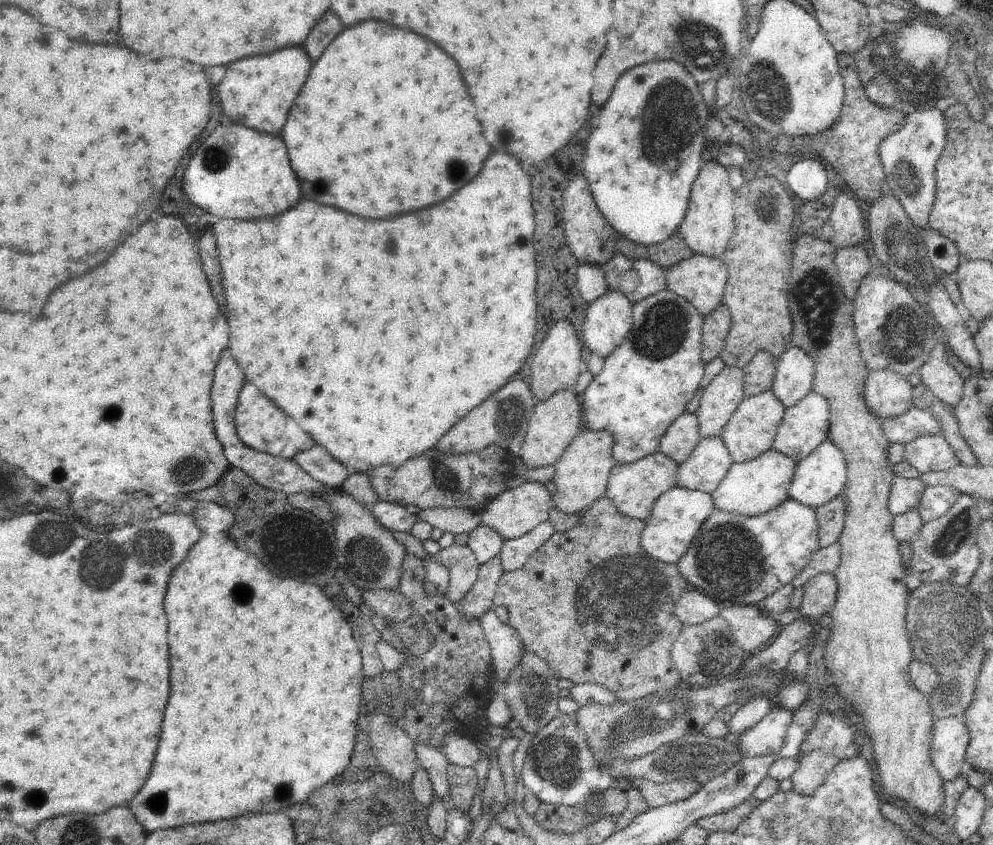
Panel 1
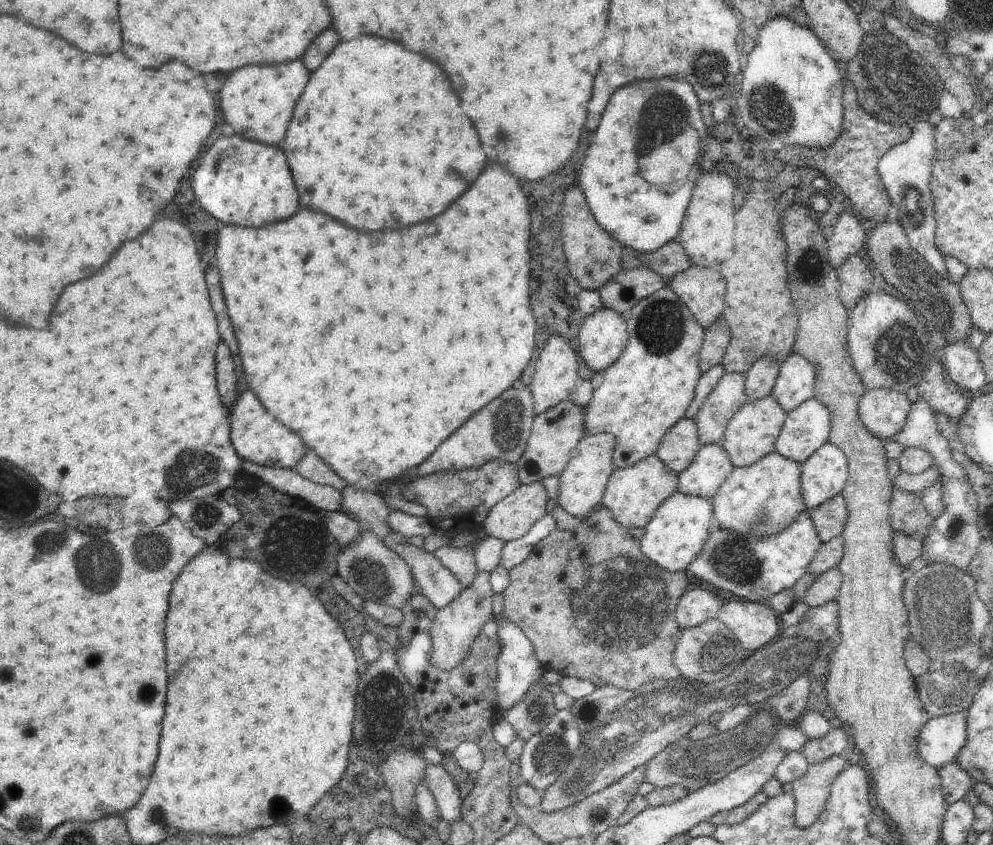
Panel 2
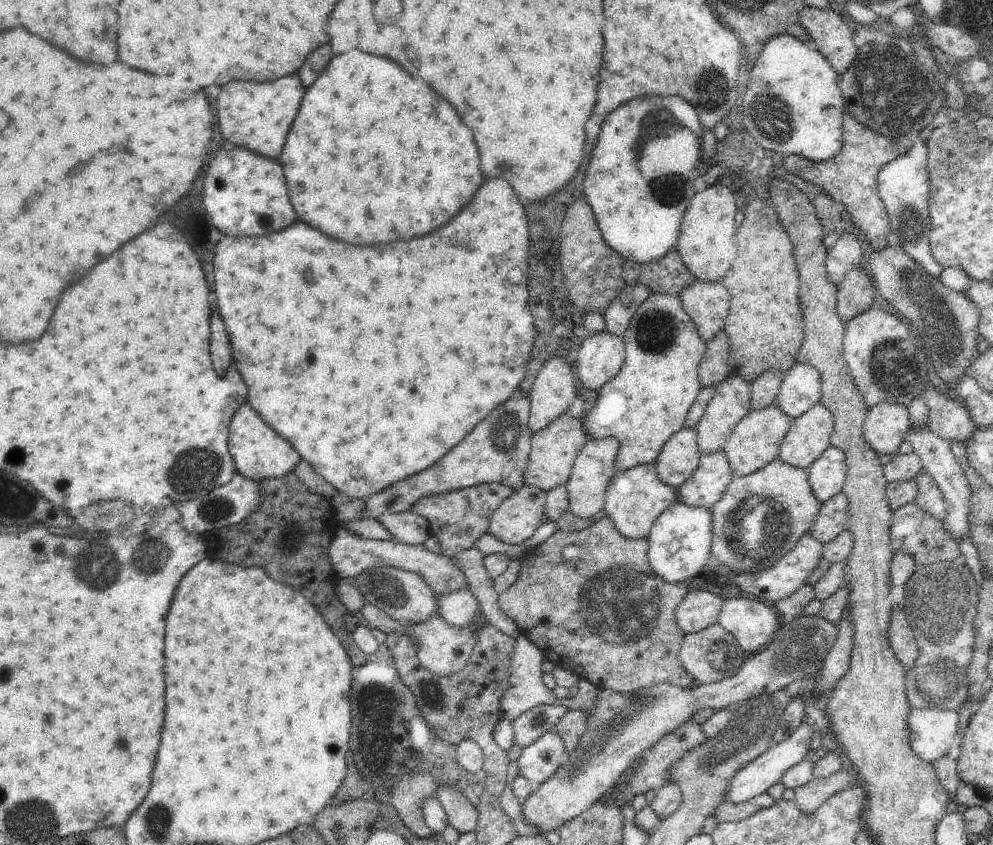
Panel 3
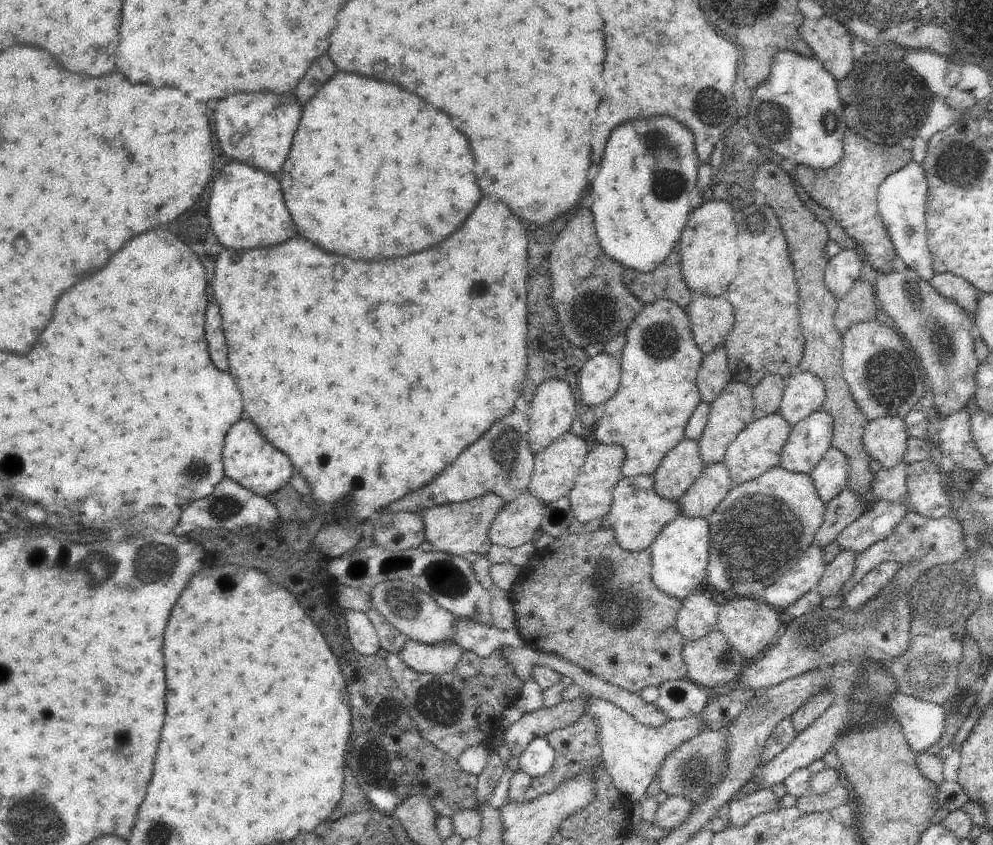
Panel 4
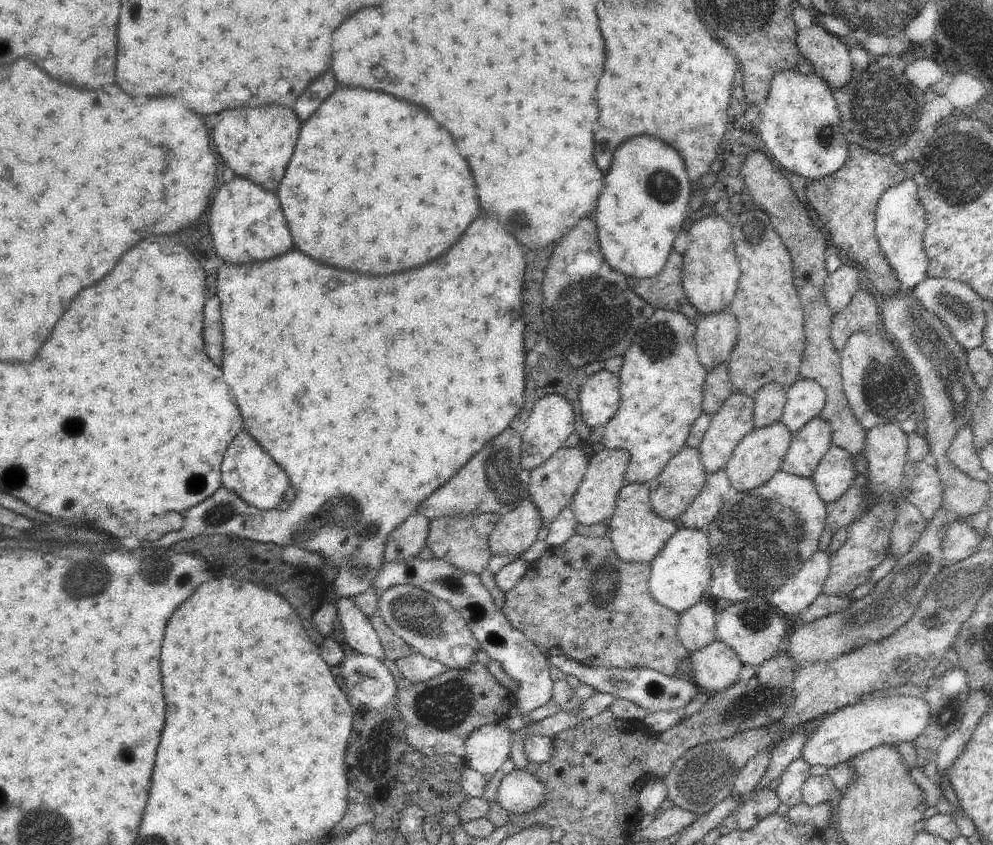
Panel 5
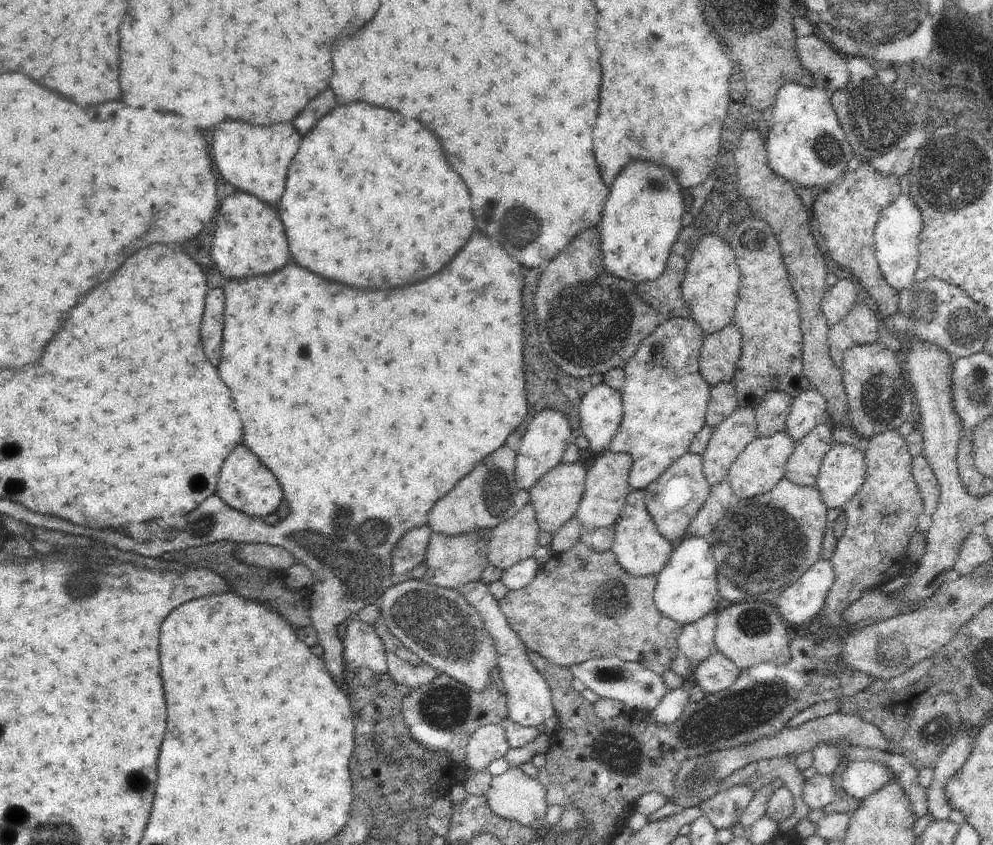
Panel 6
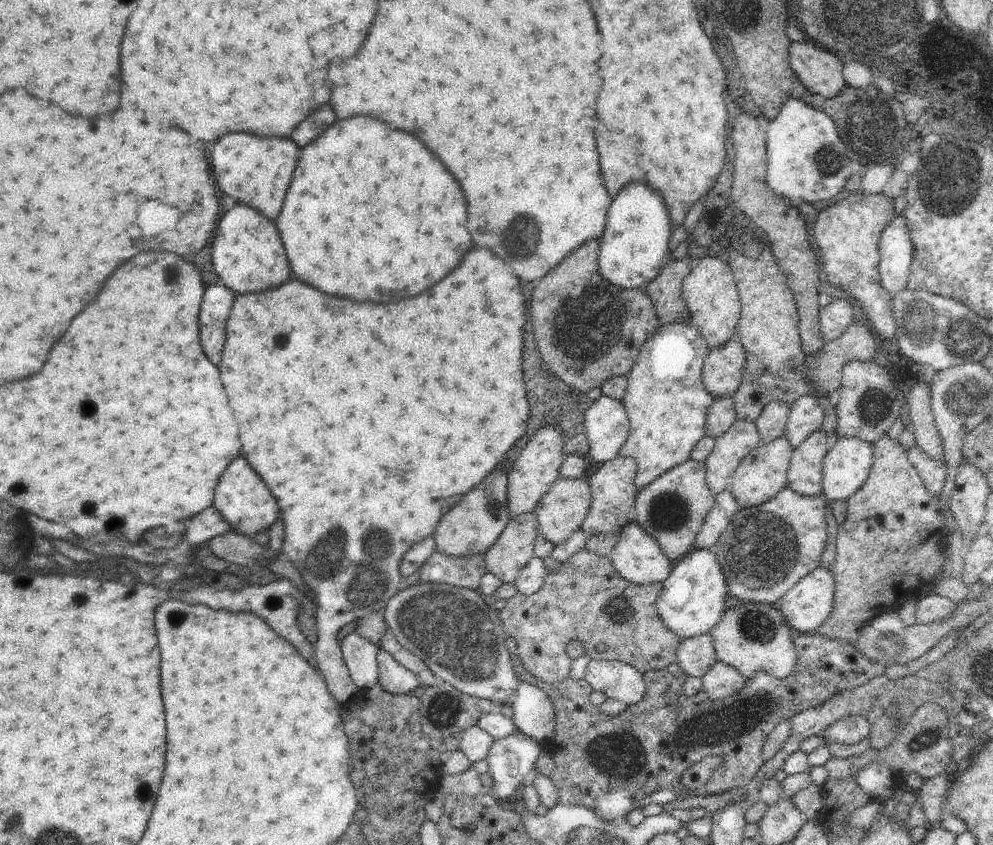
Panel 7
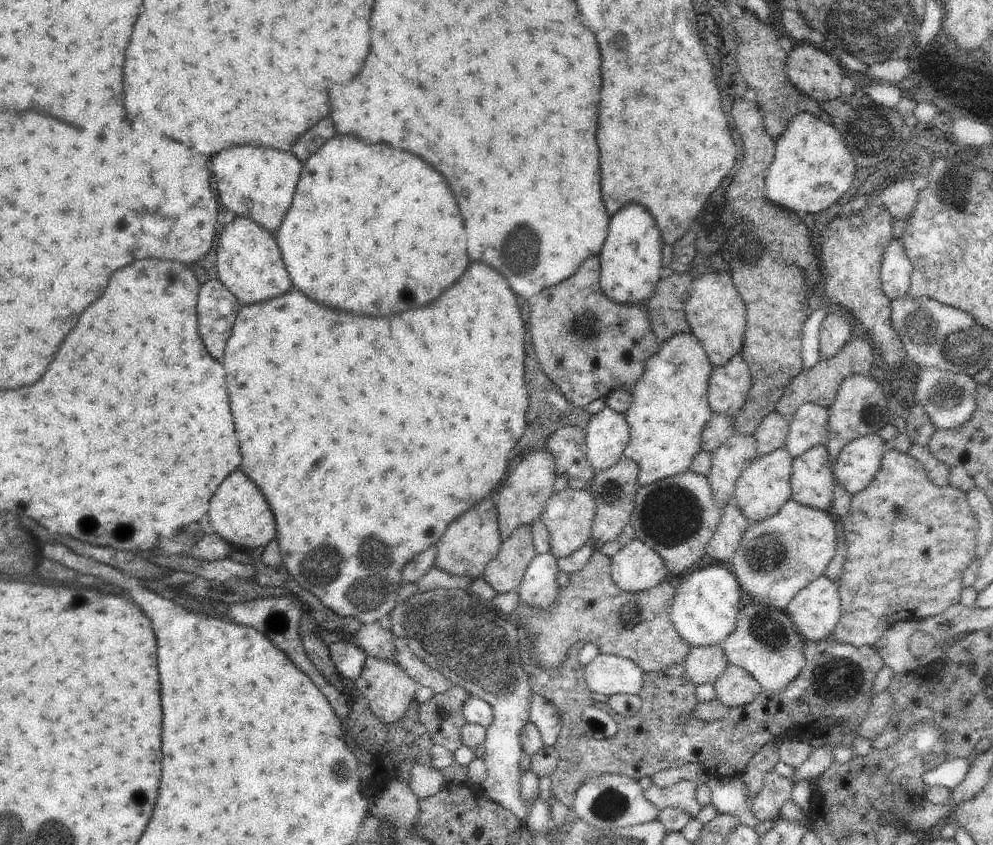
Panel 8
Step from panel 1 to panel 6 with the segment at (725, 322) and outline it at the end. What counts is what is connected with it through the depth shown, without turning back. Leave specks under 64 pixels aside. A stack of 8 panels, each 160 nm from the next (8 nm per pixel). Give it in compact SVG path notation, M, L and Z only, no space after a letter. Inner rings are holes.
M720 383L711 388L711 397L707 404L705 424L716 428L724 419L727 419L739 406L735 397L733 383Z

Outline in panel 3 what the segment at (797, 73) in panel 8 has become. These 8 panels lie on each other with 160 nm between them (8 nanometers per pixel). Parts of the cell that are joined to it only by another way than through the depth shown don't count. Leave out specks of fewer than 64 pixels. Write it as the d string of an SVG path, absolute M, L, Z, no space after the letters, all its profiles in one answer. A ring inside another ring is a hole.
M806 4L799 14L799 23L810 35L811 43L816 47L816 50L822 53L822 56L830 63L830 66L834 67L834 70L840 76L850 68L858 54L858 48L853 41L854 30L842 20L842 17L835 8L830 11L823 11L809 7Z

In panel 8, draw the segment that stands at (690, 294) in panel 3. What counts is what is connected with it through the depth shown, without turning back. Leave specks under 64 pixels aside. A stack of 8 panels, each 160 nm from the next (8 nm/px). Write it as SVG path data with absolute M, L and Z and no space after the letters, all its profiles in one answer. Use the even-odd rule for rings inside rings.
M741 353L734 355L723 367L713 369L708 387L711 411L736 418L752 385L748 363Z

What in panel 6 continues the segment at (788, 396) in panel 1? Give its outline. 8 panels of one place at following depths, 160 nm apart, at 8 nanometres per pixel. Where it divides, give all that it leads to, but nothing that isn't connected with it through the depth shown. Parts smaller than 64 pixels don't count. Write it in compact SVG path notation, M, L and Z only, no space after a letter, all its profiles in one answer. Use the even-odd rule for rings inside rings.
M810 388L794 398L791 413L785 422L785 431L798 442L815 426L824 422L827 400L818 389Z

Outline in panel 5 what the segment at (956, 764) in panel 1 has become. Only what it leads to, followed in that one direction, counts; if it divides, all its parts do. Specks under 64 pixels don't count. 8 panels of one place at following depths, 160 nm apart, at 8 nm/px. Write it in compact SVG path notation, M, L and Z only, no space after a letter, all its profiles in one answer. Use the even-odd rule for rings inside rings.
M916 696L874 697L848 704L831 713L811 734L803 746L801 756L811 765L822 764L828 769L840 763L850 762L857 754L869 751L882 744L914 742L924 734L930 722L930 704Z

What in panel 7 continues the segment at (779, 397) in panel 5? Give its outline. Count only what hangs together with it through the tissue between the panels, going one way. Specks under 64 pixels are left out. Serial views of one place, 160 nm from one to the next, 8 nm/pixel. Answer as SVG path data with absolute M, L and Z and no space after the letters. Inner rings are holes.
M780 401L769 402L755 420L759 432L757 446L763 447L784 434L789 419L790 405Z

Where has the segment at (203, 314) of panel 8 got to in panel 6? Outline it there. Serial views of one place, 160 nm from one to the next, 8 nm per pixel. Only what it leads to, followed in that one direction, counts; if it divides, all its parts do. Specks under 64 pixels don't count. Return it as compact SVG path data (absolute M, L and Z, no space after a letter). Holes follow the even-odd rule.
M216 288L206 296L206 310L202 318L202 346L212 366L220 364L224 328L224 290Z

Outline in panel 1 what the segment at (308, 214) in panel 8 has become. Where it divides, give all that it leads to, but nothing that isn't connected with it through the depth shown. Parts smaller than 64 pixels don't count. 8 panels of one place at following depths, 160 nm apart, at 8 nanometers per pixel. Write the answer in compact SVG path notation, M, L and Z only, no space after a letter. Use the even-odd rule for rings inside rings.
M374 20L346 28L326 48L290 110L282 138L308 200L370 220L386 220L444 202L480 172L490 154L456 62L430 40Z

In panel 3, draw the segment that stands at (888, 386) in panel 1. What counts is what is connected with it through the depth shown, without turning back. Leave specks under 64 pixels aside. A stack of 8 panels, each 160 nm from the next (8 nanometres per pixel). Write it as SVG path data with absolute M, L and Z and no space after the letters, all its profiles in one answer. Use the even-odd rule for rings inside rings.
M880 403L867 412L863 424L863 439L878 456L894 456L906 440L910 426L909 407Z

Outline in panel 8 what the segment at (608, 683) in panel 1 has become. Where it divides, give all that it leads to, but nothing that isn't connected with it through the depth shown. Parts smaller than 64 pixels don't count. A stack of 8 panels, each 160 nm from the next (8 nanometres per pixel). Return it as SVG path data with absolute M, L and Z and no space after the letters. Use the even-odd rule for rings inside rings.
M595 550L582 570L570 574L570 583L566 588L560 588L557 603L552 609L539 609L519 603L513 614L505 618L512 621L517 629L523 625L529 630L530 637L527 641L531 640L534 643L532 658L544 669L553 669L561 665L567 658L568 648L574 642L584 640L597 644L600 653L633 660L644 673L661 673L676 664L683 663L692 648L691 644L679 635L670 618L676 593L676 584L671 577L641 593L622 591L611 577L611 558L600 550Z

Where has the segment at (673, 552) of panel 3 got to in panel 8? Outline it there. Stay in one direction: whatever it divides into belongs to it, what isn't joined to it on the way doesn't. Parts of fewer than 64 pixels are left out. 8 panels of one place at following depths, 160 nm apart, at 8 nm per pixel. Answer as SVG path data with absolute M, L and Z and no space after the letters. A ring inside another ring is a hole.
M716 564L706 569L693 570L674 580L677 588L670 618L679 635L692 647L720 645L734 632L742 595L735 576L726 566Z

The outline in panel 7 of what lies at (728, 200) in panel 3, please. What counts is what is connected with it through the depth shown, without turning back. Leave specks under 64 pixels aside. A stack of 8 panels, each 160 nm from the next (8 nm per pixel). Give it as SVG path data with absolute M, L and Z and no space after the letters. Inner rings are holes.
M712 254L703 256L693 265L691 273L684 279L681 295L689 314L688 323L700 329L701 335L706 340L710 350L723 347L725 343L733 338L741 315L741 300L733 270L720 254L718 254L718 258L712 256Z

